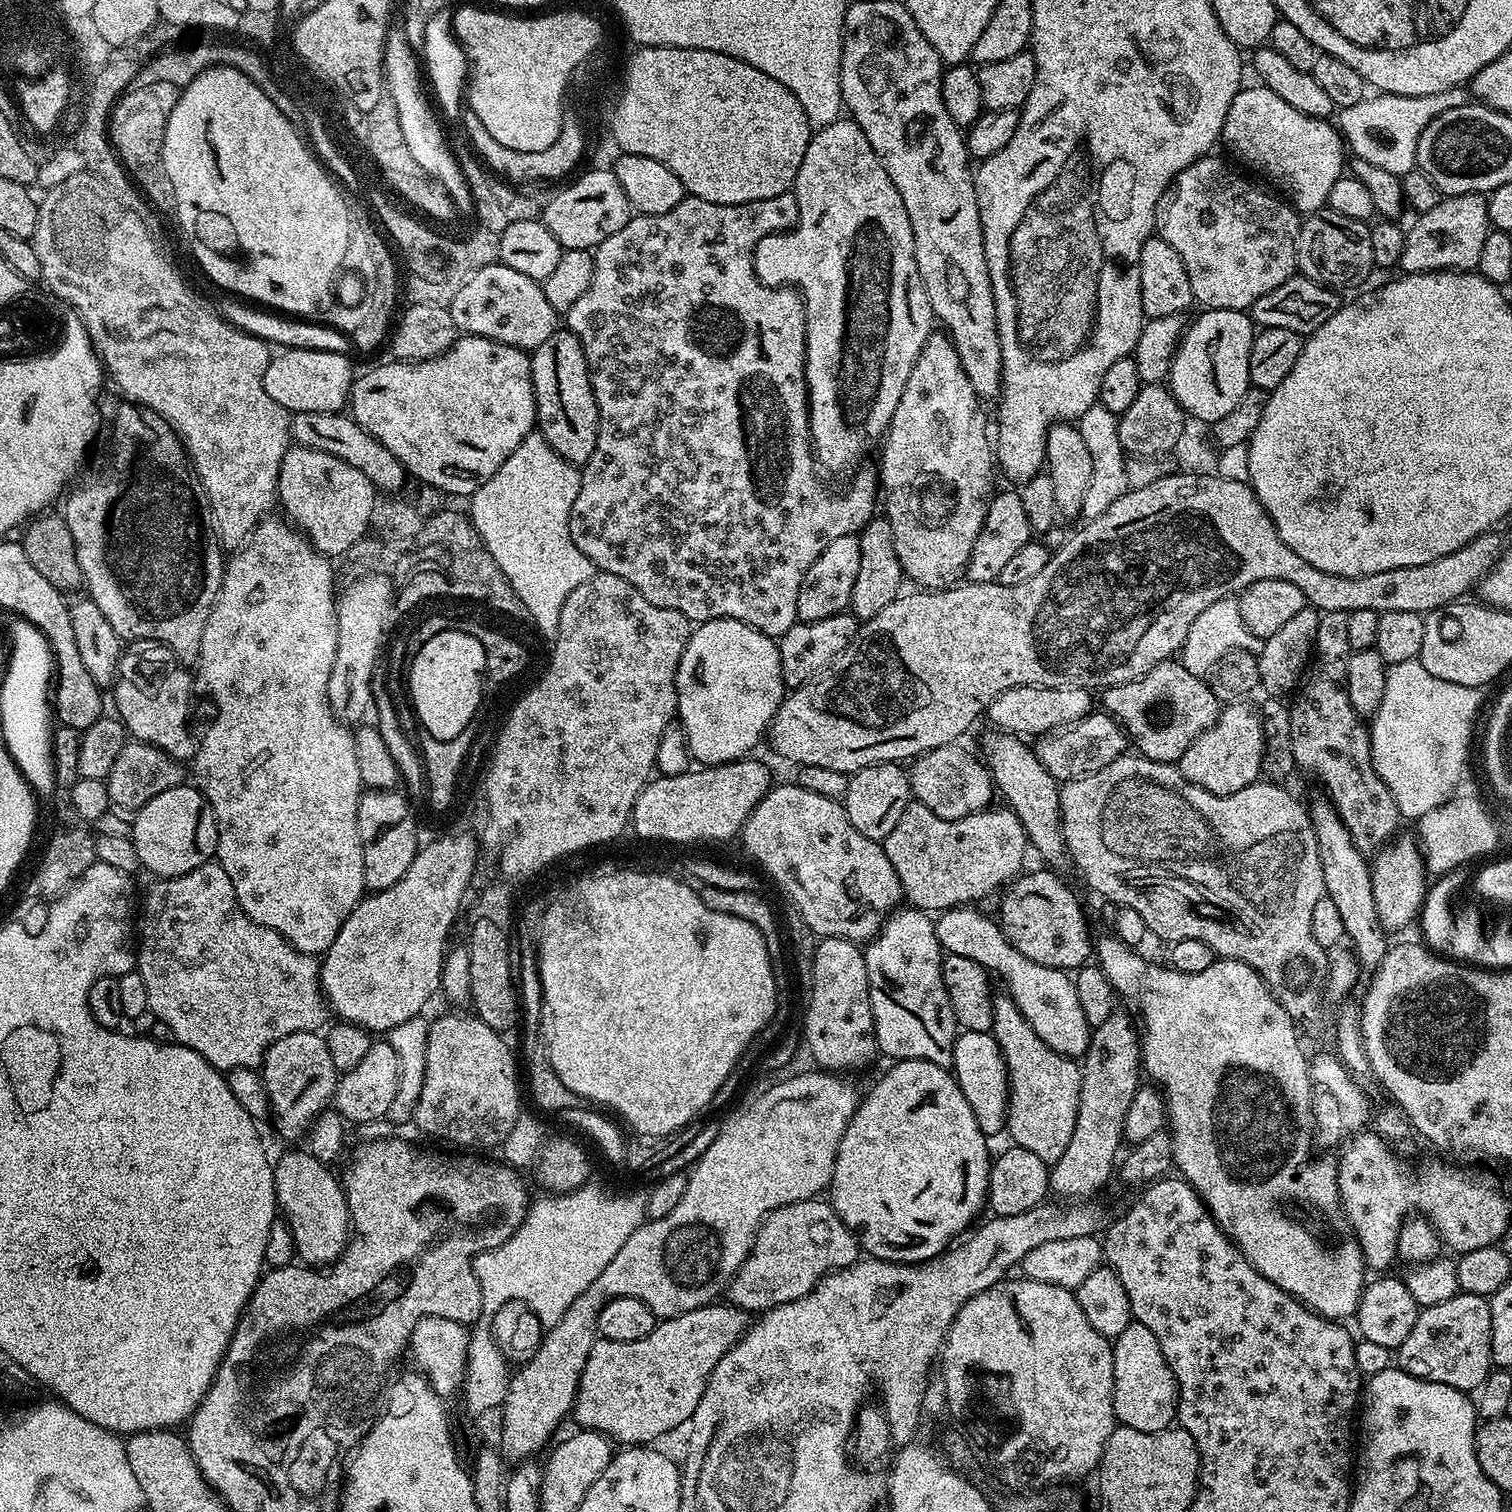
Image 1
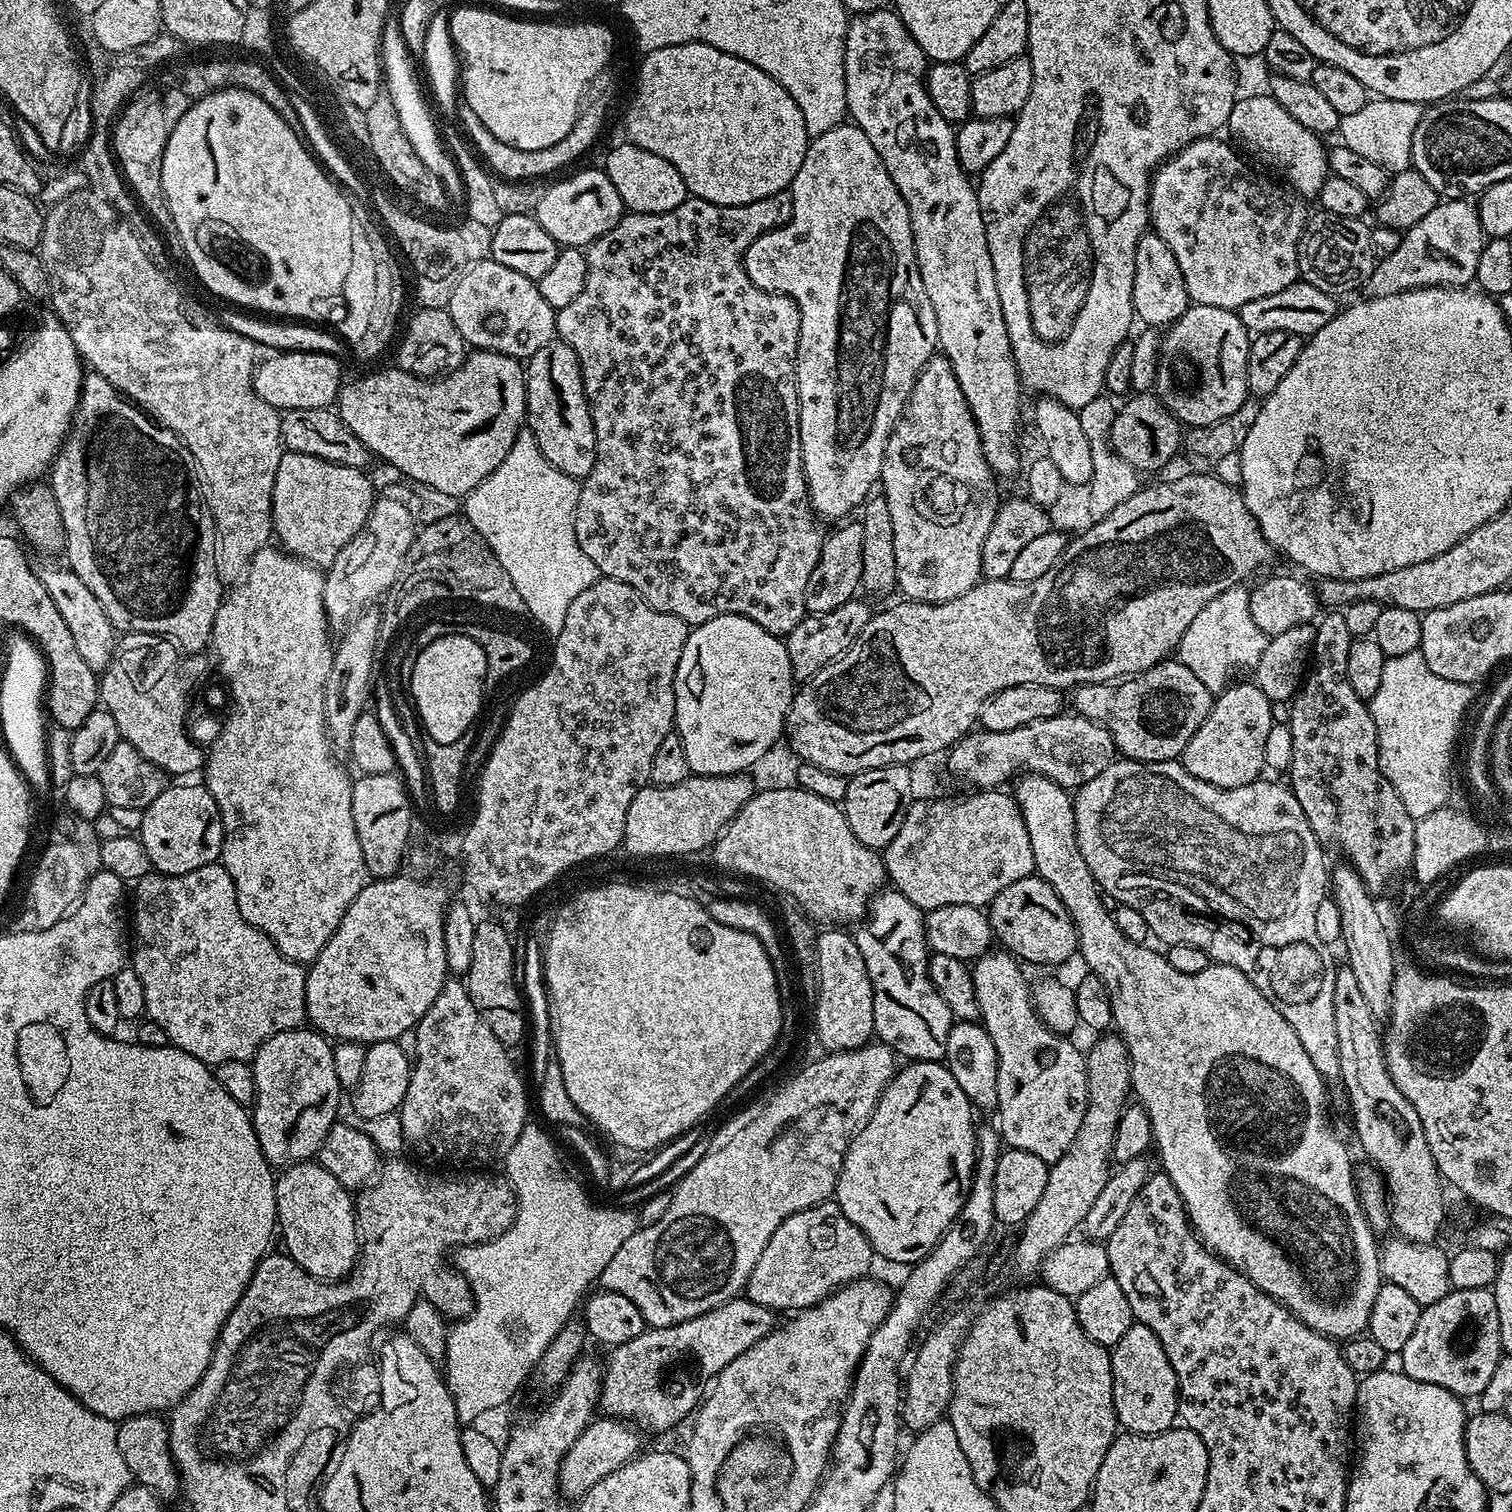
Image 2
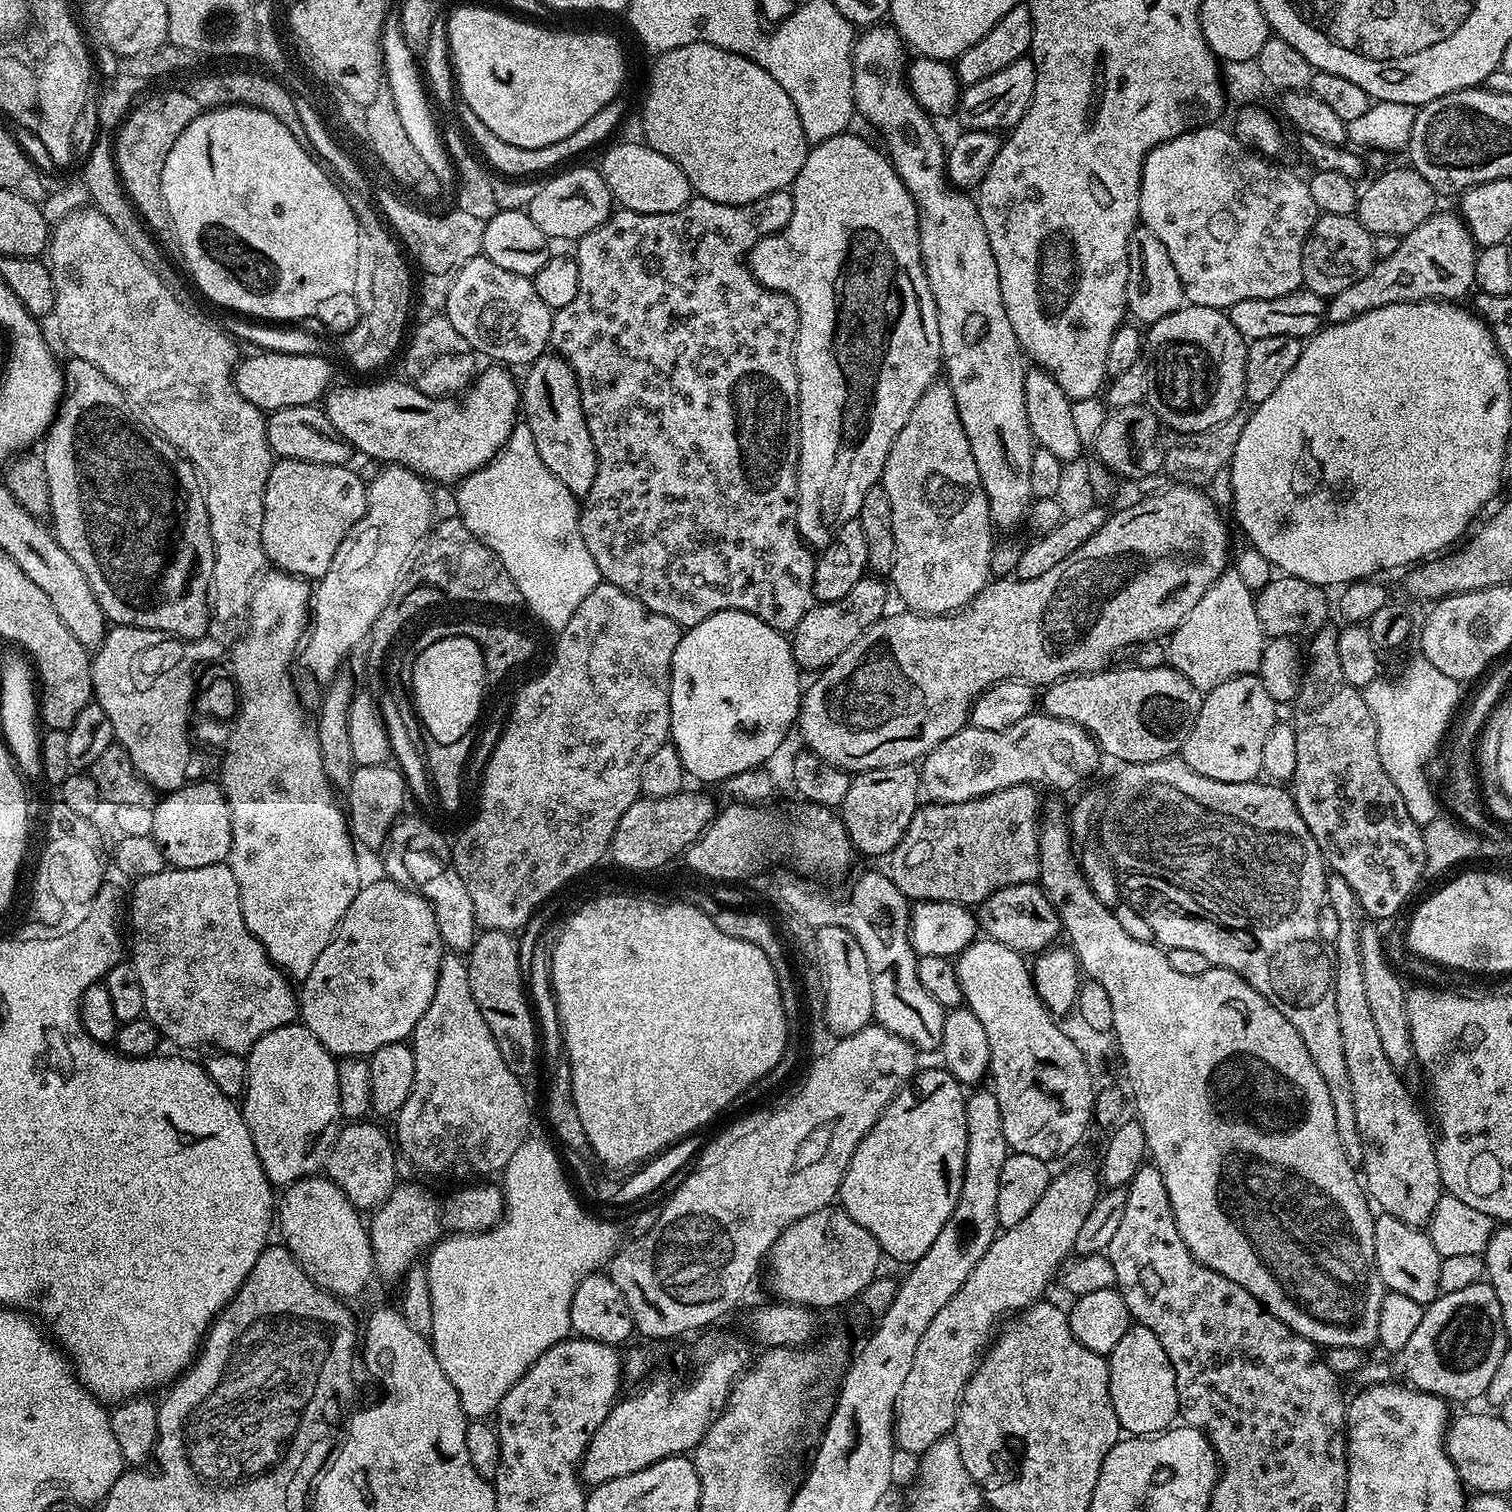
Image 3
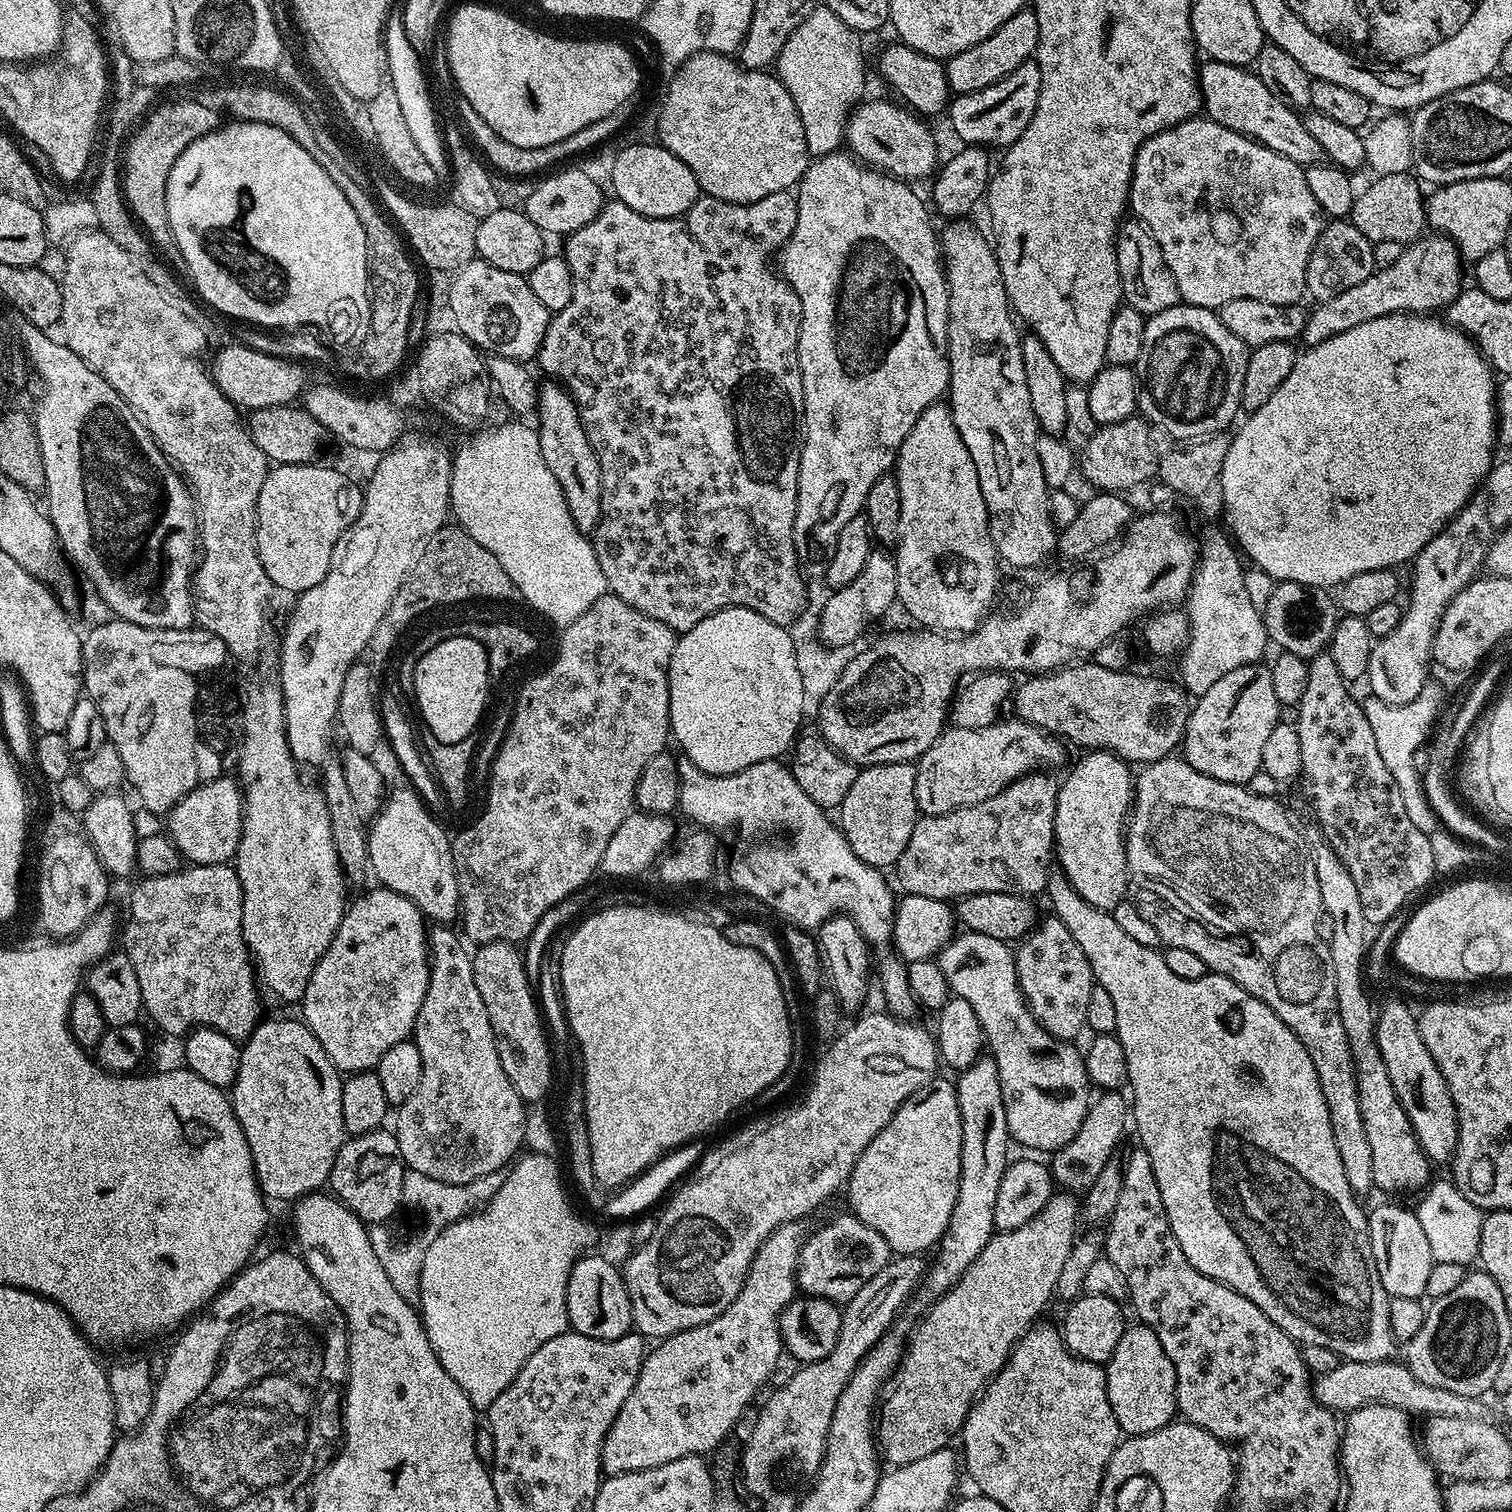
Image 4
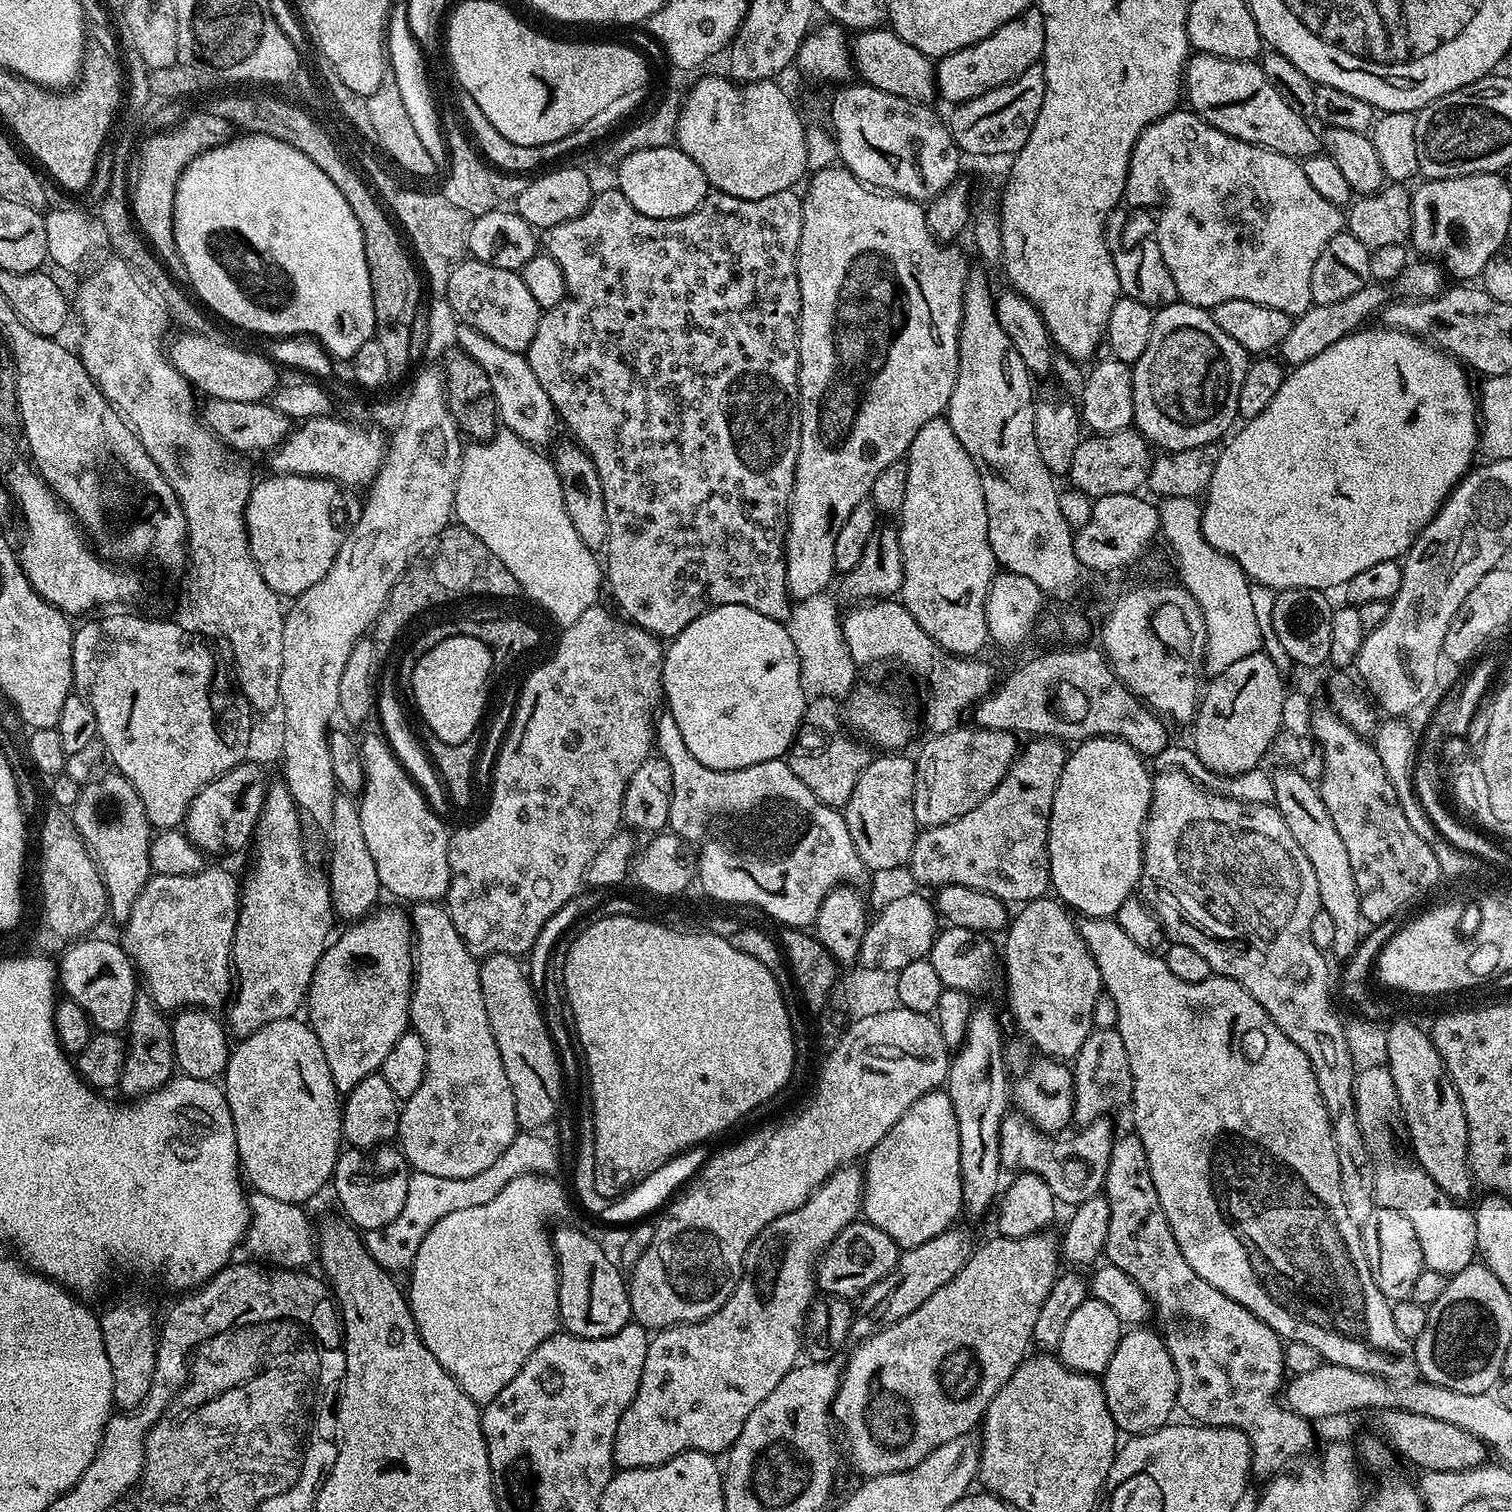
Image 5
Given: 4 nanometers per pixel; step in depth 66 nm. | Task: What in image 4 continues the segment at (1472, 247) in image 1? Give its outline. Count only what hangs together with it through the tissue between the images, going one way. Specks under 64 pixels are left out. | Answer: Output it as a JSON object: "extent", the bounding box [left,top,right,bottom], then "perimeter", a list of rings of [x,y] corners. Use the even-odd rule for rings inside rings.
{"extent":[1302,234,1462,346],"perimeter":[[[1428,234],[1421,239],[1413,240],[1405,247],[1402,258],[1398,258],[1398,262],[1394,262],[1394,266],[1376,268],[1372,276],[1366,278],[1366,282],[1358,282],[1358,286],[1350,286],[1350,290],[1342,290],[1342,294],[1334,294],[1334,298],[1319,301],[1315,305],[1316,309],[1308,312],[1308,321],[1302,337],[1303,343],[1311,346],[1318,342],[1326,342],[1326,338],[1334,338],[1334,334],[1346,334],[1346,330],[1354,330],[1354,326],[1358,326],[1362,322],[1370,322],[1370,318],[1389,316],[1395,312],[1432,314],[1437,311],[1435,308],[1447,309],[1448,304],[1462,290],[1460,264],[1462,265],[1460,251],[1456,248],[1455,242],[1448,239],[1447,236]]]}

